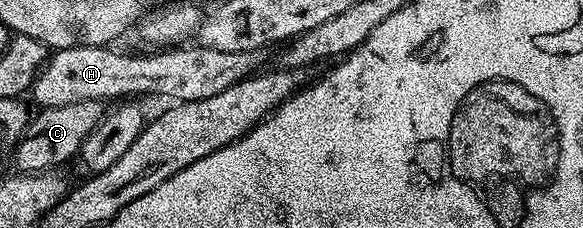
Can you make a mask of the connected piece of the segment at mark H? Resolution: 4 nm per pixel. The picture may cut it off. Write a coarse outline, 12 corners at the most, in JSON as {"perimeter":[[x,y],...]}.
{"perimeter":[[199,43],[145,57],[57,49],[30,97],[40,109],[157,93],[222,95],[257,72],[257,51]]}

